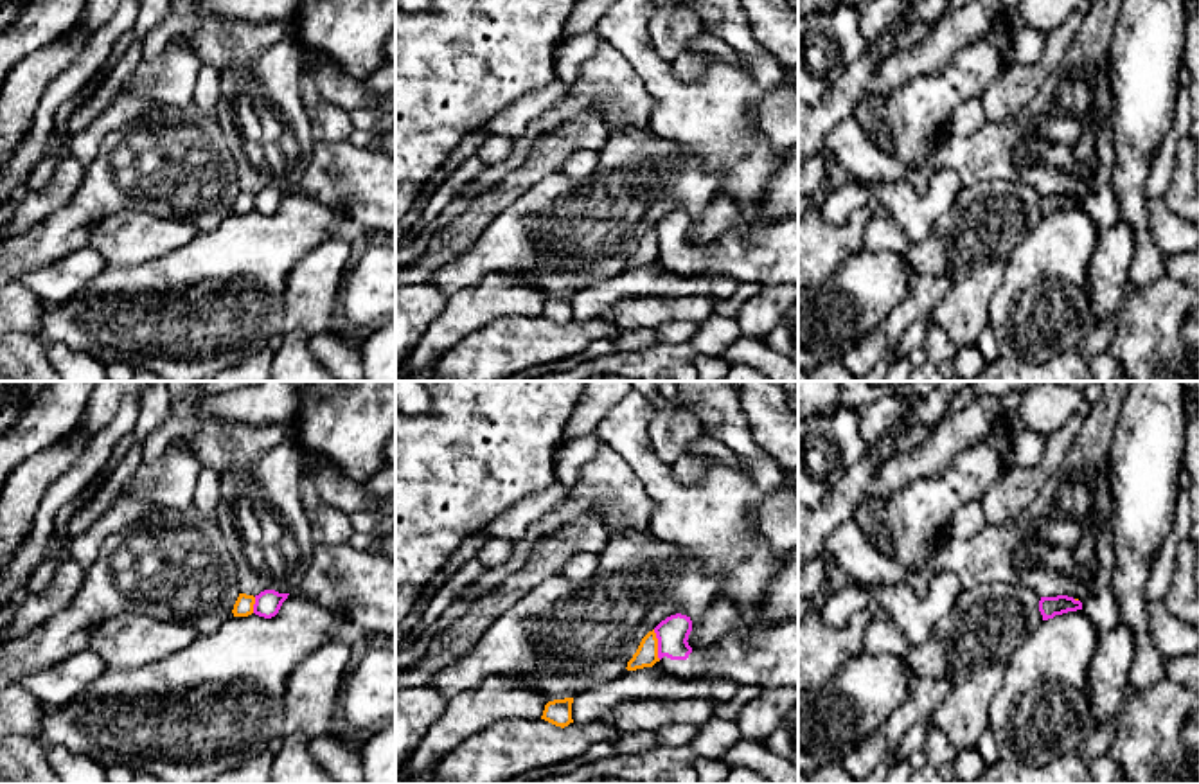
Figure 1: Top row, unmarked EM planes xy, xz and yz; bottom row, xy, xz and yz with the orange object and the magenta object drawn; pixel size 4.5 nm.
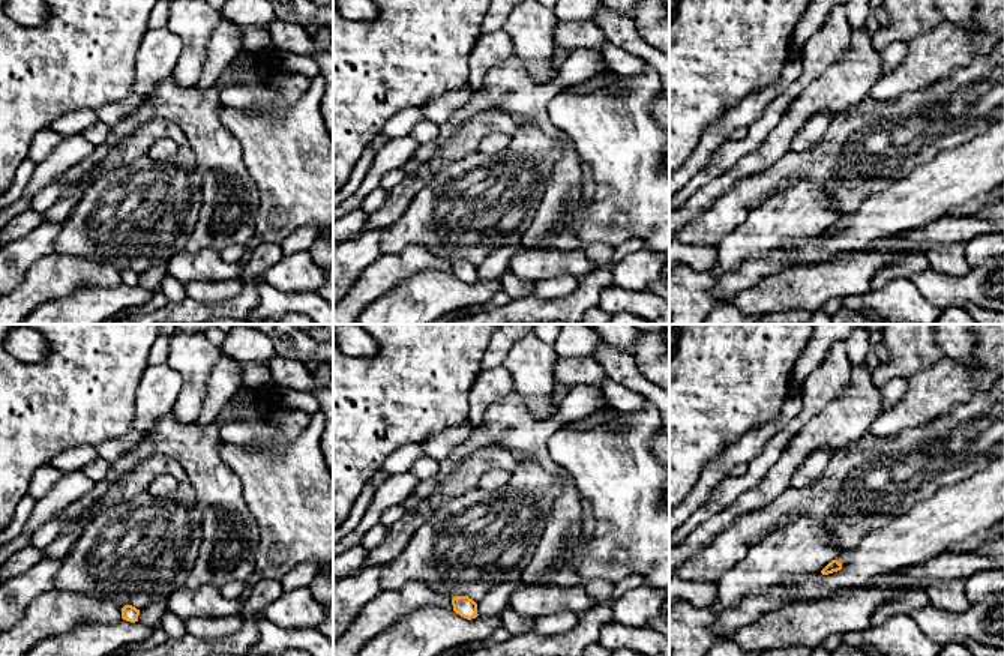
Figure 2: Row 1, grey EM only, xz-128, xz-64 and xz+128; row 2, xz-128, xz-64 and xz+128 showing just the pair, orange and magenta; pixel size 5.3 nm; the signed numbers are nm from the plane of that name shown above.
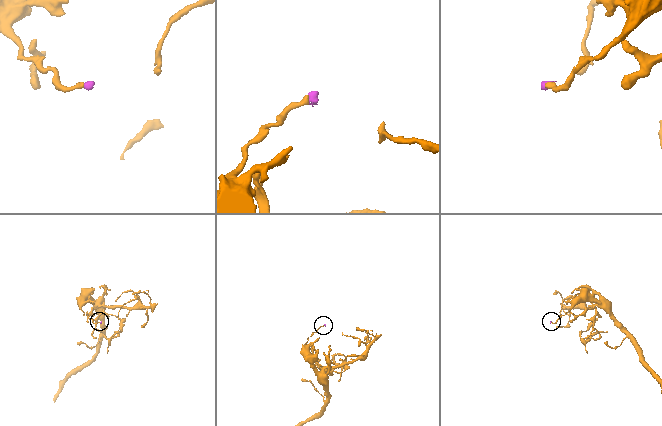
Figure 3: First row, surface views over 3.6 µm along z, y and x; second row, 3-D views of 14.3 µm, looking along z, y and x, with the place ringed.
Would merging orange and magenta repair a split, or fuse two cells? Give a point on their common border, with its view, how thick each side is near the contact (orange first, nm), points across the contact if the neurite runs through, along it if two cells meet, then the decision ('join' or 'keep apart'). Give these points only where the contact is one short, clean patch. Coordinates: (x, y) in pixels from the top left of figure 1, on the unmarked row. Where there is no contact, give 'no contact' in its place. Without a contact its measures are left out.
contact xz (657, 241); calibres 100 and 140 nm; border xz (653, 227), (660, 256); keep apart

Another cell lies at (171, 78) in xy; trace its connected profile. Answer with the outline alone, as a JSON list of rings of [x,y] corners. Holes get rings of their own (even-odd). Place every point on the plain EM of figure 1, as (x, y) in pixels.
[[[171,40],[156,59],[140,61],[122,94],[135,90],[165,106],[185,108],[194,102],[201,67],[194,50]]]

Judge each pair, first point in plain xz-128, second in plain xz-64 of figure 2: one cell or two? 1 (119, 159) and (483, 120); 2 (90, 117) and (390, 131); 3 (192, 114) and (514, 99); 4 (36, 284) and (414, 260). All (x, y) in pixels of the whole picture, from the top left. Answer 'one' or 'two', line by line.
1: one
2: one
3: one
4: one

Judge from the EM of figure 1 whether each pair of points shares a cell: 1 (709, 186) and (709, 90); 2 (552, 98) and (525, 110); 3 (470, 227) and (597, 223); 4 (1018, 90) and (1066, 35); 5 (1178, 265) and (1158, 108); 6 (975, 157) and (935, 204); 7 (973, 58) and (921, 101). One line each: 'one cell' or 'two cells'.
1: two cells
2: one cell
3: two cells
4: one cell
5: two cells
6: two cells
7: one cell

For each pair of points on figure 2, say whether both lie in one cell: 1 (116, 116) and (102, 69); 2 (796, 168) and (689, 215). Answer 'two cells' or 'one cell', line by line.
1: two cells
2: two cells

